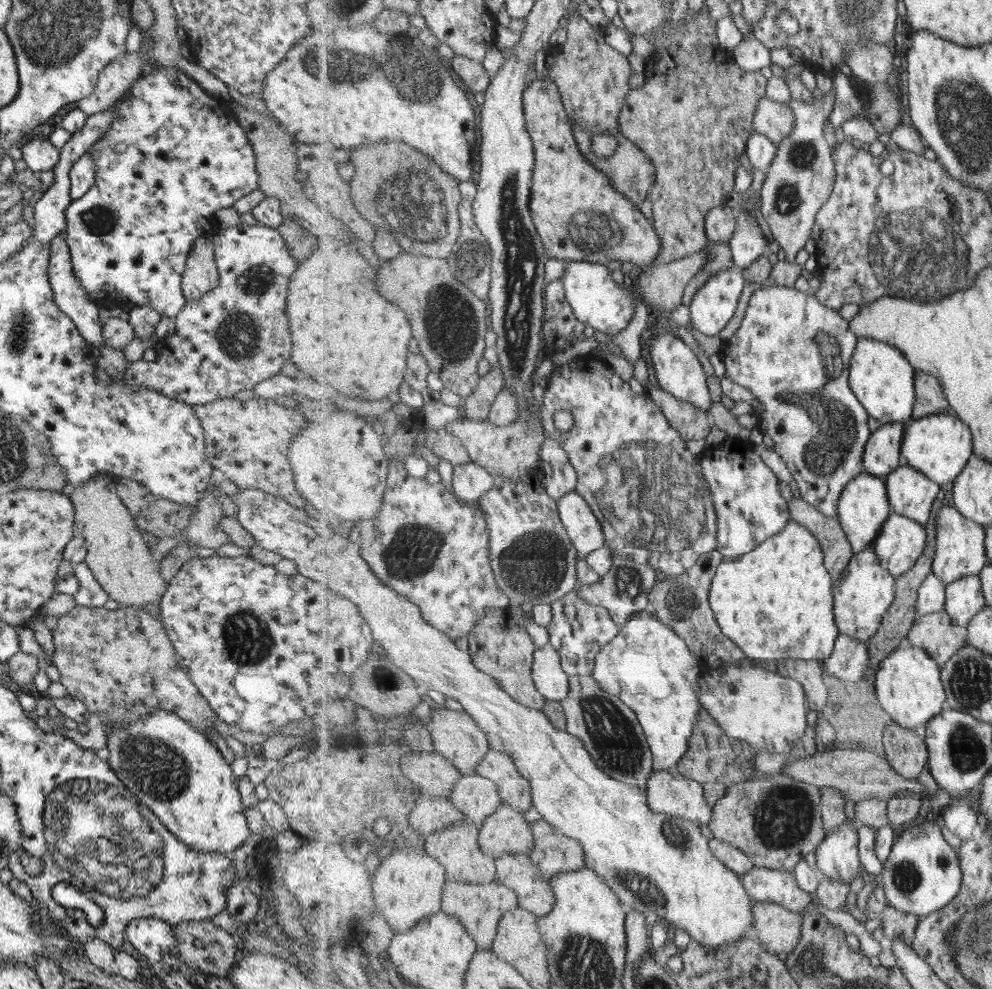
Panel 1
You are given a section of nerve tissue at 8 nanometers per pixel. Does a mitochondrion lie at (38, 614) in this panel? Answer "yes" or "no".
no

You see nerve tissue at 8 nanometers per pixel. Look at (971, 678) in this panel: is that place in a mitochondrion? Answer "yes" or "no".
yes

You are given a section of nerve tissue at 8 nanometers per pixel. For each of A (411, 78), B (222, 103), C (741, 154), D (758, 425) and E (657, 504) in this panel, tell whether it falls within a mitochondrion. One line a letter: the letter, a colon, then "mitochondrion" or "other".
A: mitochondrion
B: other
C: other
D: other
E: mitochondrion

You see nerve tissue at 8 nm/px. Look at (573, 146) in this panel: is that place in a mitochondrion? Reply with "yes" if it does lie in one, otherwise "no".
no

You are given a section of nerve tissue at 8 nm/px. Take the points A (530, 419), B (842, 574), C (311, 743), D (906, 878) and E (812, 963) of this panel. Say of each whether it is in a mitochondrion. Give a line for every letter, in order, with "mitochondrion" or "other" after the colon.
A: mitochondrion
B: other
C: other
D: mitochondrion
E: mitochondrion

